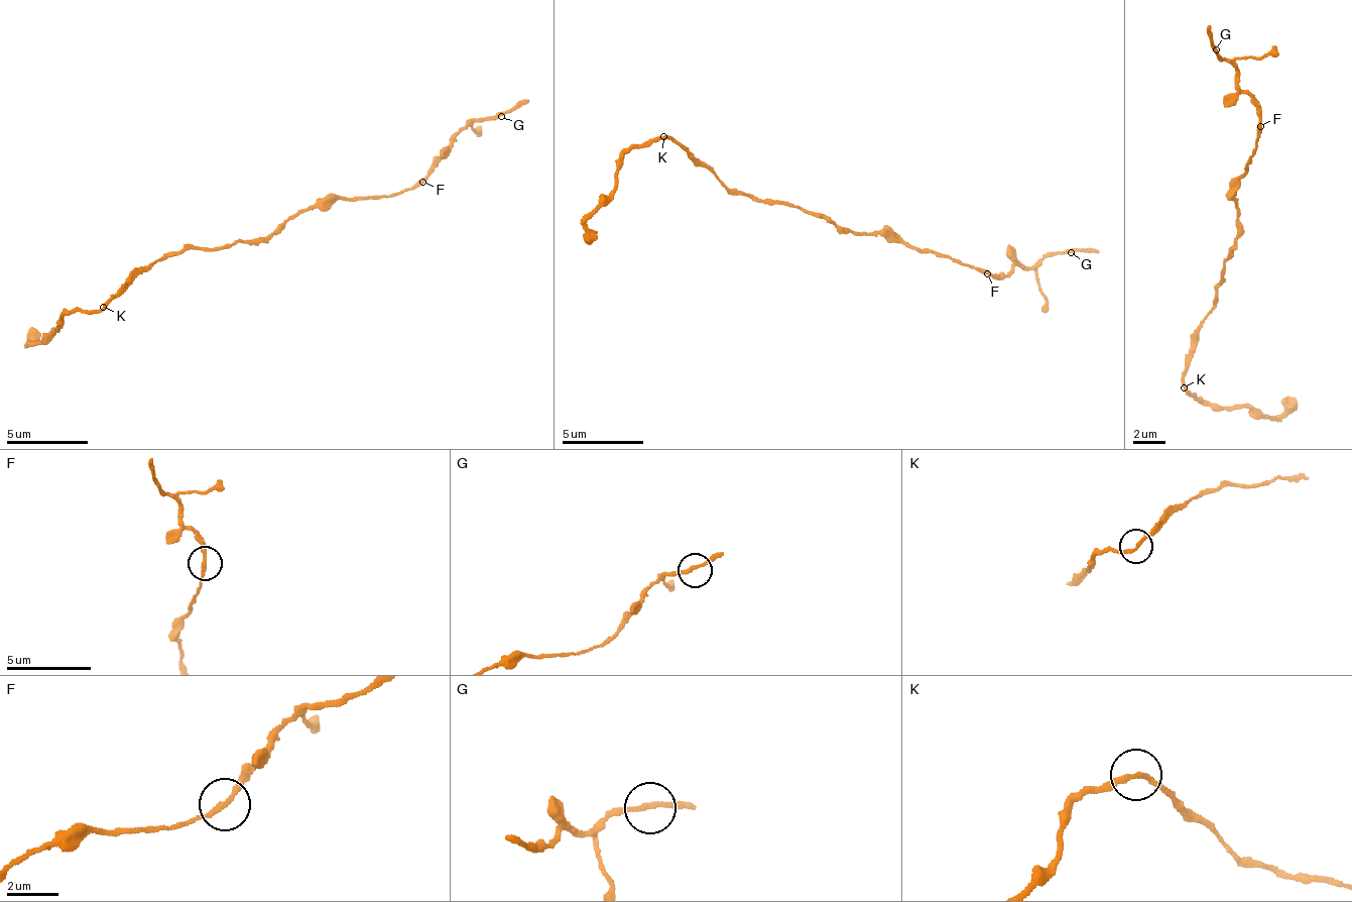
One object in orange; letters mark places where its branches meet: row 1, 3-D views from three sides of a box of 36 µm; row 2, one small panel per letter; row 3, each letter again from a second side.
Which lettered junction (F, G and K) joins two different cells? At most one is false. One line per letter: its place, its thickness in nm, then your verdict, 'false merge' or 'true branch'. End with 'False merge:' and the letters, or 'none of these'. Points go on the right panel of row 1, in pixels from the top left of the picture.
F: (1260, 126) | 190 nm | true branch
G: (1216, 49) | 190 nm | true branch
K: (1184, 387) | 190 nm | false merge
False merge: K

